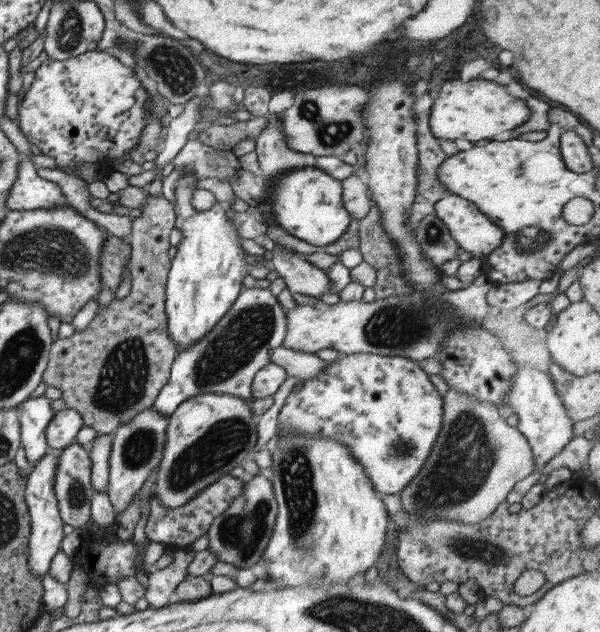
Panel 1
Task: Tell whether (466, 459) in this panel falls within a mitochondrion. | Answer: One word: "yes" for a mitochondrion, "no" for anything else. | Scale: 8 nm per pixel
yes

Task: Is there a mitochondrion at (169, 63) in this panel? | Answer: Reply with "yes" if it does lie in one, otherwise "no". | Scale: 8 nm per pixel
yes

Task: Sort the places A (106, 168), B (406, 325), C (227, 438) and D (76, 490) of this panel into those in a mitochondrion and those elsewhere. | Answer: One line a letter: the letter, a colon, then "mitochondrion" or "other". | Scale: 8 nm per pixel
A: other
B: mitochondrion
C: mitochondrion
D: mitochondrion

